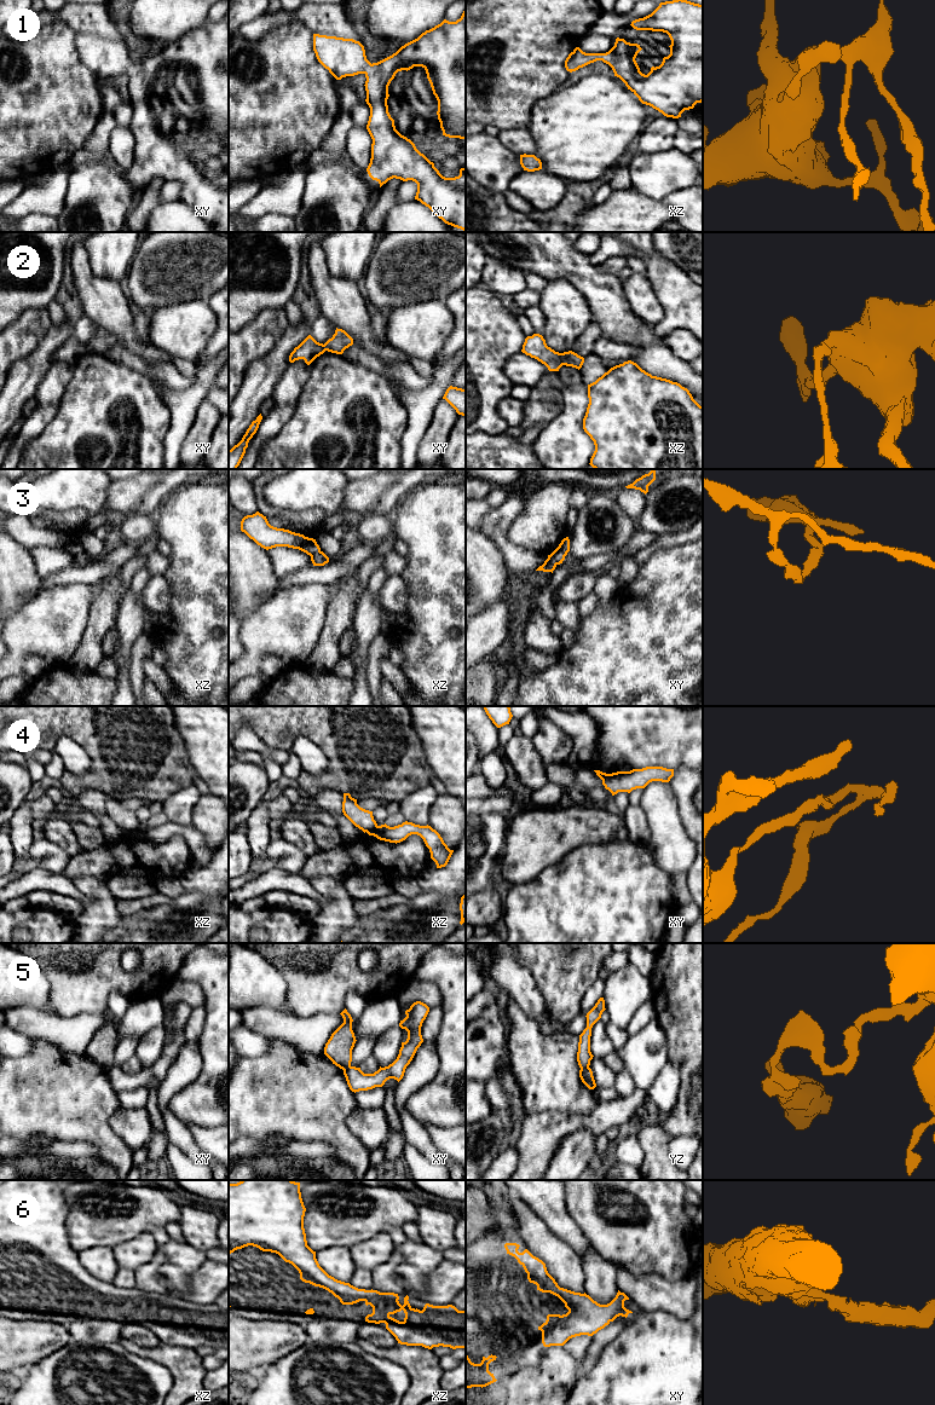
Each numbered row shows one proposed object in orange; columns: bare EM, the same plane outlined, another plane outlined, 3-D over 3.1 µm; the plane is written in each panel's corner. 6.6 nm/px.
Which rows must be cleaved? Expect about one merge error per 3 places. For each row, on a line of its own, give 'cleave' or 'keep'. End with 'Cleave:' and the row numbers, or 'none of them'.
1: keep
2: cleave
3: cleave
4: cleave
5: cleave
6: keep
Cleave: 2, 3, 4, 5

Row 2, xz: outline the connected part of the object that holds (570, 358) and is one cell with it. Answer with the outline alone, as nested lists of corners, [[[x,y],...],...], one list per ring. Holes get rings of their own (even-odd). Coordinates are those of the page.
[[[568,351],[562,353],[562,365],[581,369],[584,363],[584,358],[577,353]]]

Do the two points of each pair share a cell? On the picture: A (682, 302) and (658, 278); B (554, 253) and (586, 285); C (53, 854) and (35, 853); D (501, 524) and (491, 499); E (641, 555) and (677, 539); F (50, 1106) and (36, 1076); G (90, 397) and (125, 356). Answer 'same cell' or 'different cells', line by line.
A: same cell
B: same cell
C: same cell
D: different cells
E: same cell
F: same cell
G: different cells

